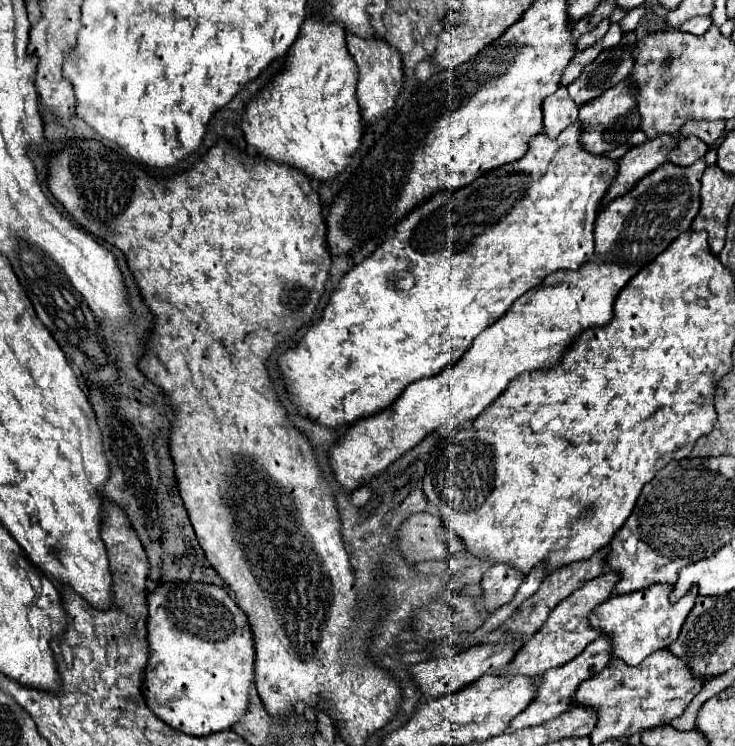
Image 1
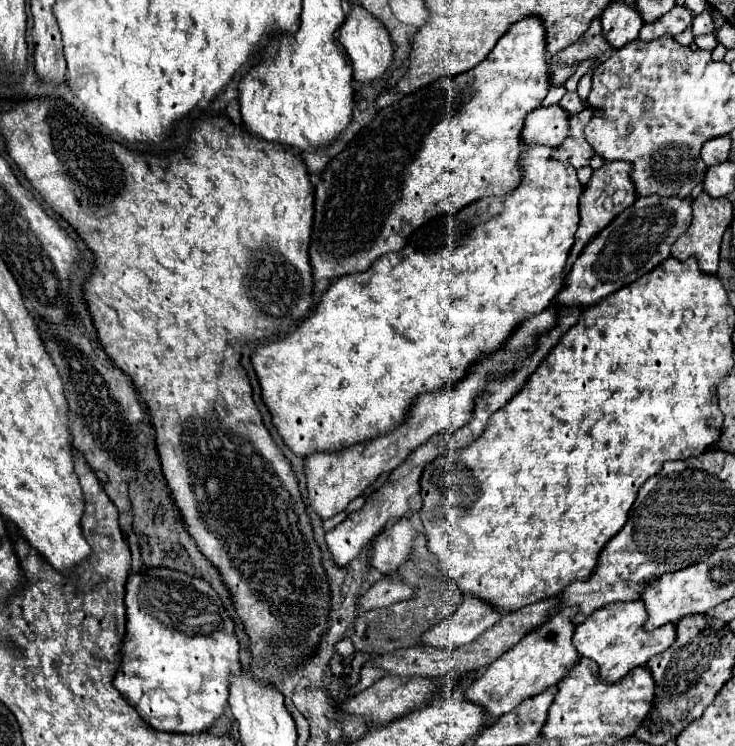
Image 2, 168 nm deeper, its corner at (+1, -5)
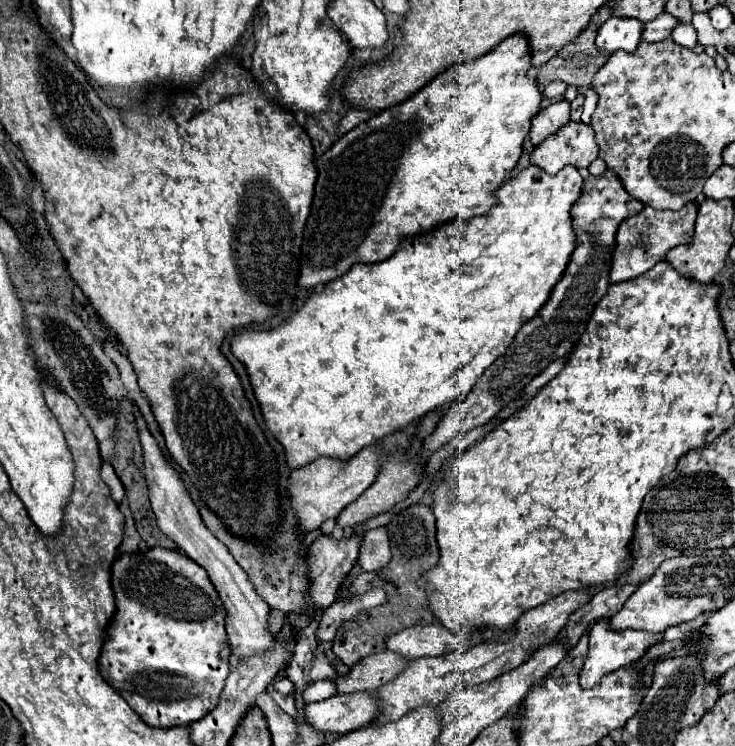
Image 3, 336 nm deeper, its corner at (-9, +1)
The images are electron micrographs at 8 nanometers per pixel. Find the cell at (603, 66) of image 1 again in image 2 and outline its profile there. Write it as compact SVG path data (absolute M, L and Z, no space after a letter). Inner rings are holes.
M570 92L570 94L564 94L564 98L560 100L560 108L564 108L568 114L578 114L584 110L584 104L580 102L576 92Z

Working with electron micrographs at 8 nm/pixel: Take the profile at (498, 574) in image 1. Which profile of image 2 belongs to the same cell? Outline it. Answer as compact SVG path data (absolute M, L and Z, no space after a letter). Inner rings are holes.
M464 596L462 604L456 612L444 622L430 628L420 638L420 646L442 648L446 652L454 652L470 642L474 642L482 632L494 626L500 620L500 614L482 602L480 598Z

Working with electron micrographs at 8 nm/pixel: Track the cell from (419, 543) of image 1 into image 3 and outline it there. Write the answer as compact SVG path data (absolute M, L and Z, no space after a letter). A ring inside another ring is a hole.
M380 526L380 528L368 530L364 534L364 540L362 540L362 546L360 546L360 558L358 558L362 570L376 572L376 570L388 566L390 558L392 558L392 552L390 552L388 528Z

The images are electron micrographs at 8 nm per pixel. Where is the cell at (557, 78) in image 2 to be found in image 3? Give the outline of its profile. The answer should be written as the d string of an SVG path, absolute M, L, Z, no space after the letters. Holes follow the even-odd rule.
M553 81L545 86L543 90L543 96L547 99L562 96L565 93L567 87L568 85L562 81Z

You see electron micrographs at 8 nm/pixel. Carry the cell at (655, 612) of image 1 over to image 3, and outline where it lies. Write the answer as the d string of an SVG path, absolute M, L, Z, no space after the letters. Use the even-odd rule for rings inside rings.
M598 618L588 632L588 640L590 640L590 650L588 650L588 660L584 664L584 670L582 670L582 688L592 688L602 676L622 666L630 666L642 660L644 652L648 652L652 644L662 640L662 634L648 634L648 632L638 632L638 630L612 630L610 618Z

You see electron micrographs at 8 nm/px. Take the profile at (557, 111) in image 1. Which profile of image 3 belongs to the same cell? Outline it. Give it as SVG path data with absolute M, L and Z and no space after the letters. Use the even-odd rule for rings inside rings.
M560 100L556 104L540 110L534 116L532 128L530 128L530 140L532 140L532 144L538 146L548 136L556 134L568 120L570 120L570 102L568 100Z

